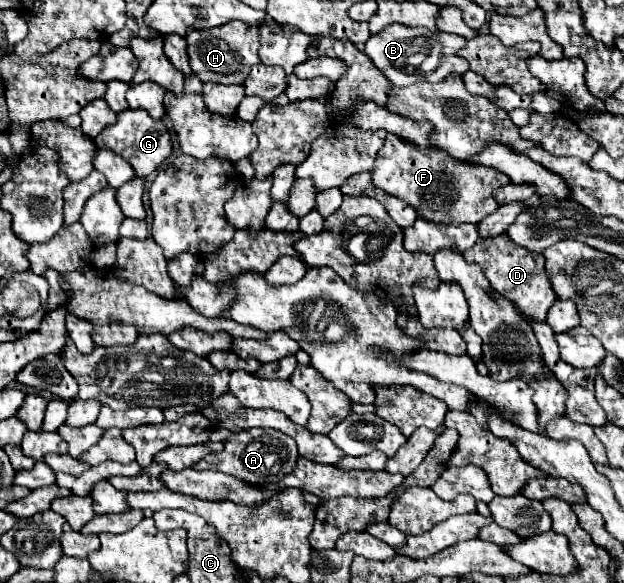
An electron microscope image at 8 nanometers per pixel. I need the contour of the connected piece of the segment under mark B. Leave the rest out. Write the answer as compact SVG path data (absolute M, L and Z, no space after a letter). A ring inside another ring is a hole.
M389 25L389 29L383 29L377 35L371 35L369 41L365 43L365 55L373 61L373 65L397 87L405 87L417 81L425 79L431 83L437 83L449 77L451 73L463 75L465 71L469 71L469 63L461 61L461 57L457 57L457 47L461 49L461 45L465 45L465 39L459 35L451 35L451 33L441 33L441 31L429 31L429 29L409 29L405 25ZM437 49L437 55L441 61L435 70L425 76L425 73L417 73L419 65L427 59L427 55Z

